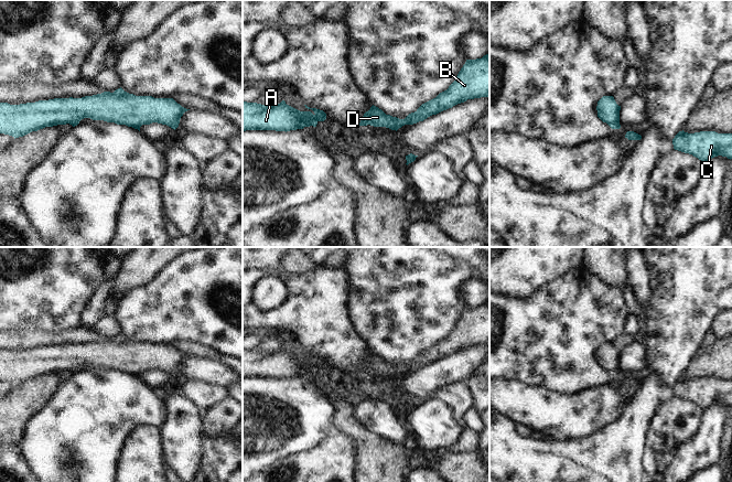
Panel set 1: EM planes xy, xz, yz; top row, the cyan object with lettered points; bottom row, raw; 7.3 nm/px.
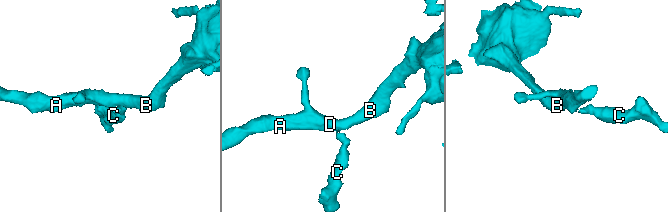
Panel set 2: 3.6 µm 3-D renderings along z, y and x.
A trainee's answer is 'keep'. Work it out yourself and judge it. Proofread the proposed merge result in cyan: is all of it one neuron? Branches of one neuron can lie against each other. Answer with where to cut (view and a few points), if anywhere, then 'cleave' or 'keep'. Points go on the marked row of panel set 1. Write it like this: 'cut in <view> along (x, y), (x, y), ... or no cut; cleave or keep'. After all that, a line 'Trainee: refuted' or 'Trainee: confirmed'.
cut in xz along (407, 119), (394, 118), (389, 127); cleave
Trainee: refuted

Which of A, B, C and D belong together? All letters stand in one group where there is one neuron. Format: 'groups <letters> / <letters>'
groups A B D / C

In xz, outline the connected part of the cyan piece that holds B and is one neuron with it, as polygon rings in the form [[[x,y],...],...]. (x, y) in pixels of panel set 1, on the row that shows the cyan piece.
[[[489,55],[482,58],[466,60],[455,81],[449,88],[440,93],[435,98],[422,104],[415,113],[405,119],[406,125],[423,121],[432,115],[437,115],[467,99],[489,96]]]

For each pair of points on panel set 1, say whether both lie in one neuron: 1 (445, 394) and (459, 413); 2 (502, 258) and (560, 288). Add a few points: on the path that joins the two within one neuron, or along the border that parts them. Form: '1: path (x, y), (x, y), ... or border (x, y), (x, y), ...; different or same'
1: path (450, 398), (459, 408); same
2: border (572, 270), (555, 278), (527, 297); different

